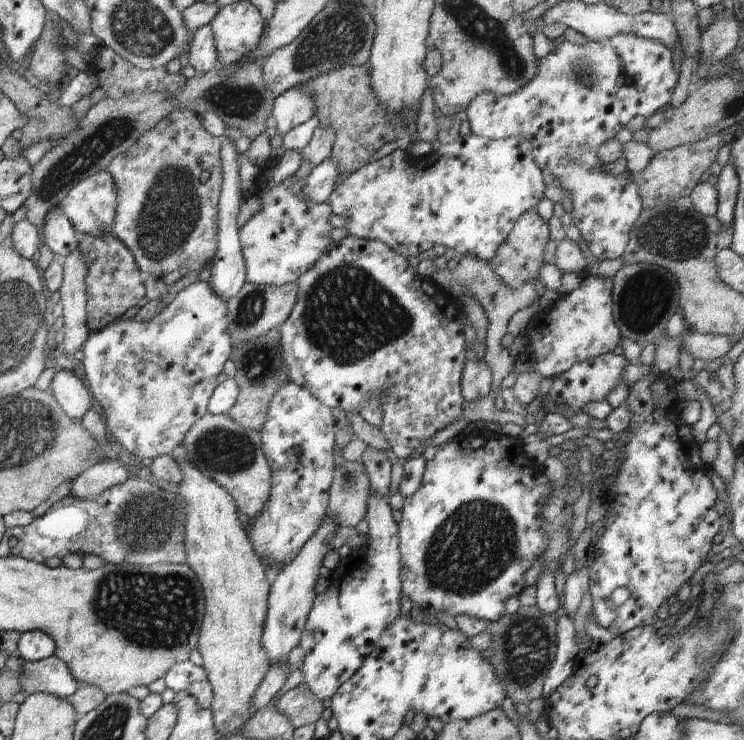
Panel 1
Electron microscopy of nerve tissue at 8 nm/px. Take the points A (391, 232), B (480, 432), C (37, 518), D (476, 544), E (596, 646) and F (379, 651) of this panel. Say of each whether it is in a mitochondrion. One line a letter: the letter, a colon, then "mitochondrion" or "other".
A: other
B: other
C: other
D: mitochondrion
E: other
F: other

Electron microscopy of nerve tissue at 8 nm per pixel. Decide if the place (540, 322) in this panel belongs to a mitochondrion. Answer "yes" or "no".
no

